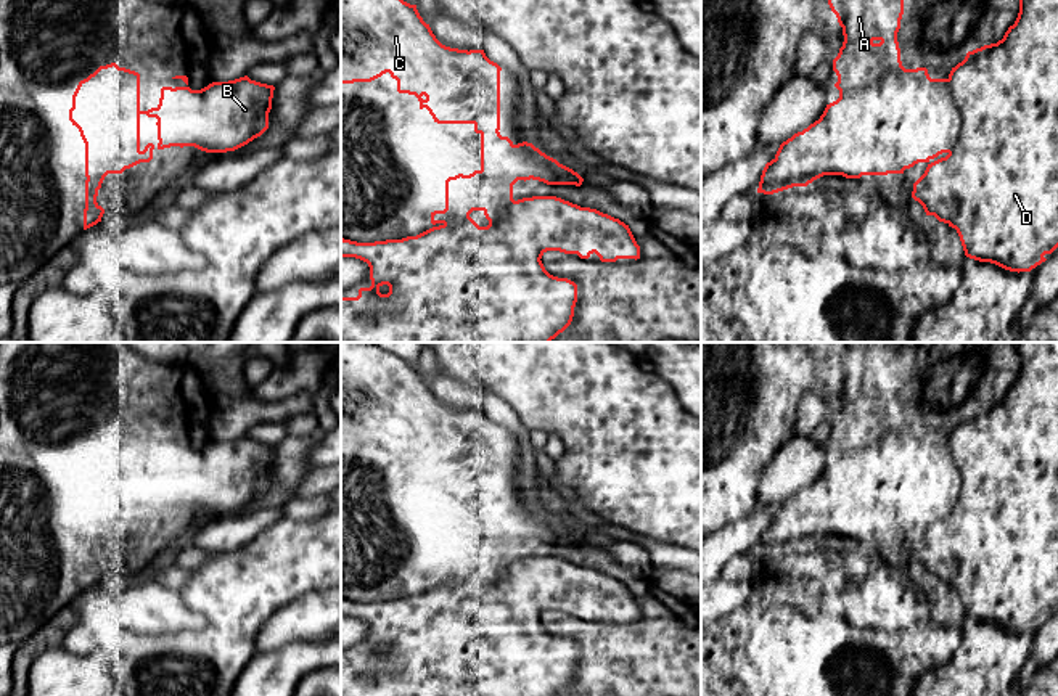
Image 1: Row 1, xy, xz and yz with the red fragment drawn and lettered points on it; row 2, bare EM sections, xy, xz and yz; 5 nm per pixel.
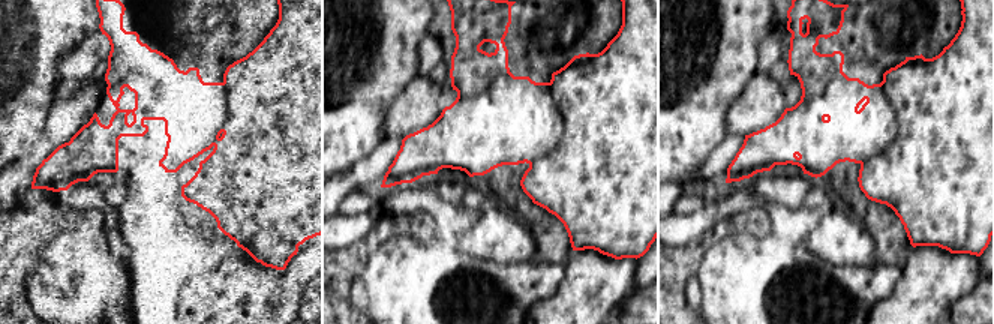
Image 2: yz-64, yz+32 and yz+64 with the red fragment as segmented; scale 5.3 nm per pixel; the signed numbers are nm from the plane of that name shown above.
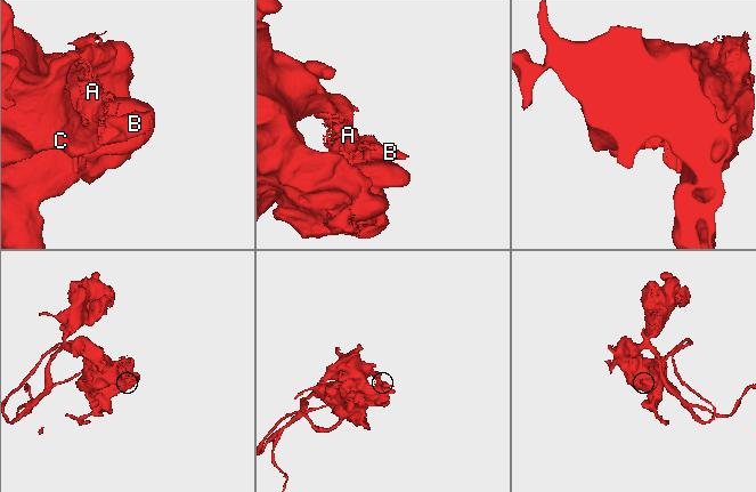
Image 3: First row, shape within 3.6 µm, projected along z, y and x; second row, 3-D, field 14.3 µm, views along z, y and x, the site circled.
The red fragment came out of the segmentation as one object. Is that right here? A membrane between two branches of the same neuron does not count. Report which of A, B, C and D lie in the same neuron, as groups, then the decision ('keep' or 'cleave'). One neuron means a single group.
A / B C D | cleave

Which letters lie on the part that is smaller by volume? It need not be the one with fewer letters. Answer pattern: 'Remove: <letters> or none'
Remove: A

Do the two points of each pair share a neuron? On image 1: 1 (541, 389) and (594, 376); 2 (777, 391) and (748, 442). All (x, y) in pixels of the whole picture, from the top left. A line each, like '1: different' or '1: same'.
1: same
2: same

